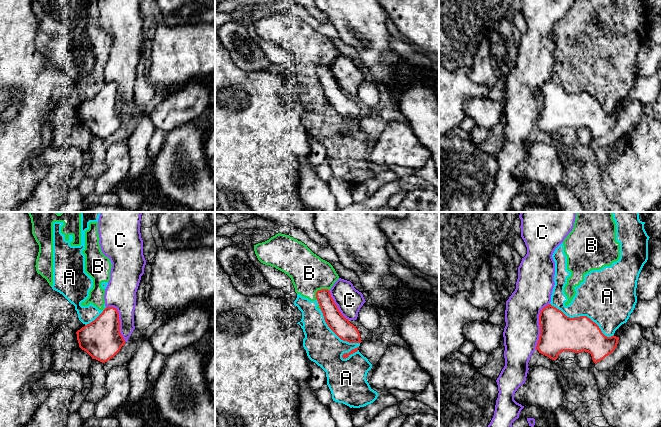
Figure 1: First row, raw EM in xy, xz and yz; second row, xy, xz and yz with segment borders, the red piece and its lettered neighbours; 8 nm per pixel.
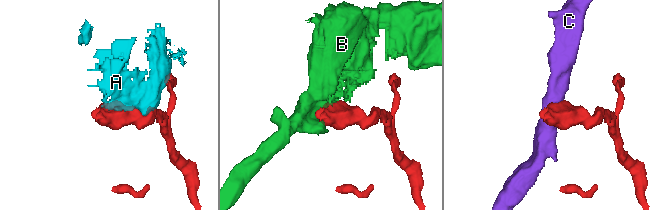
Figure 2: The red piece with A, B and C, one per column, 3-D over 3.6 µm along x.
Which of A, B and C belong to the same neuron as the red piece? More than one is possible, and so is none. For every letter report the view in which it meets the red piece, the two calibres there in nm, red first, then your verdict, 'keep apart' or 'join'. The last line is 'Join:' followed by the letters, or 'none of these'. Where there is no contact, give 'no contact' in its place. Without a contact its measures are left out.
A: yz | 300/460 nm | keep apart
B: xz | 140/300 nm | keep apart
C: yz | 300/280 nm | keep apart
Join: none of these

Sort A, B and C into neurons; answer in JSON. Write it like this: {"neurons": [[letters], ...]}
{"neurons": [["A", "B"], ["C"]]}

